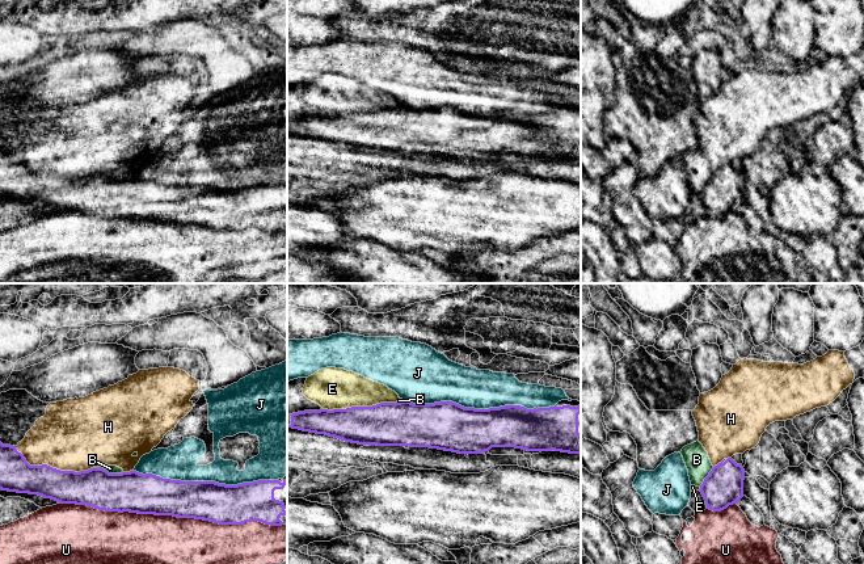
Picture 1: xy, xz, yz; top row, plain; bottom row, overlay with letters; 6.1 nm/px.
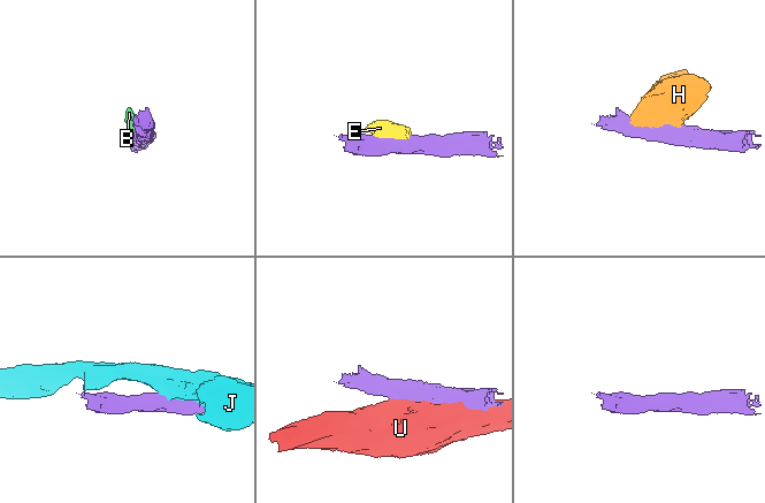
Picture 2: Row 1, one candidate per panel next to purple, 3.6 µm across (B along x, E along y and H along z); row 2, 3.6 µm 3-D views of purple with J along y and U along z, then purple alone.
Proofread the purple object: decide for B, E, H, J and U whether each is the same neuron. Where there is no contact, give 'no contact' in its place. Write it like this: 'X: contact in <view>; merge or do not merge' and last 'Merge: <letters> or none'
B: contact in xy; do not merge
E: contact in xz; do not merge
H: contact in xy; do not merge
J: contact in xz; do not merge
U: contact in xy; do not merge
Merge: none

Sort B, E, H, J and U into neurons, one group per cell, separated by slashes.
B E H / J / U

